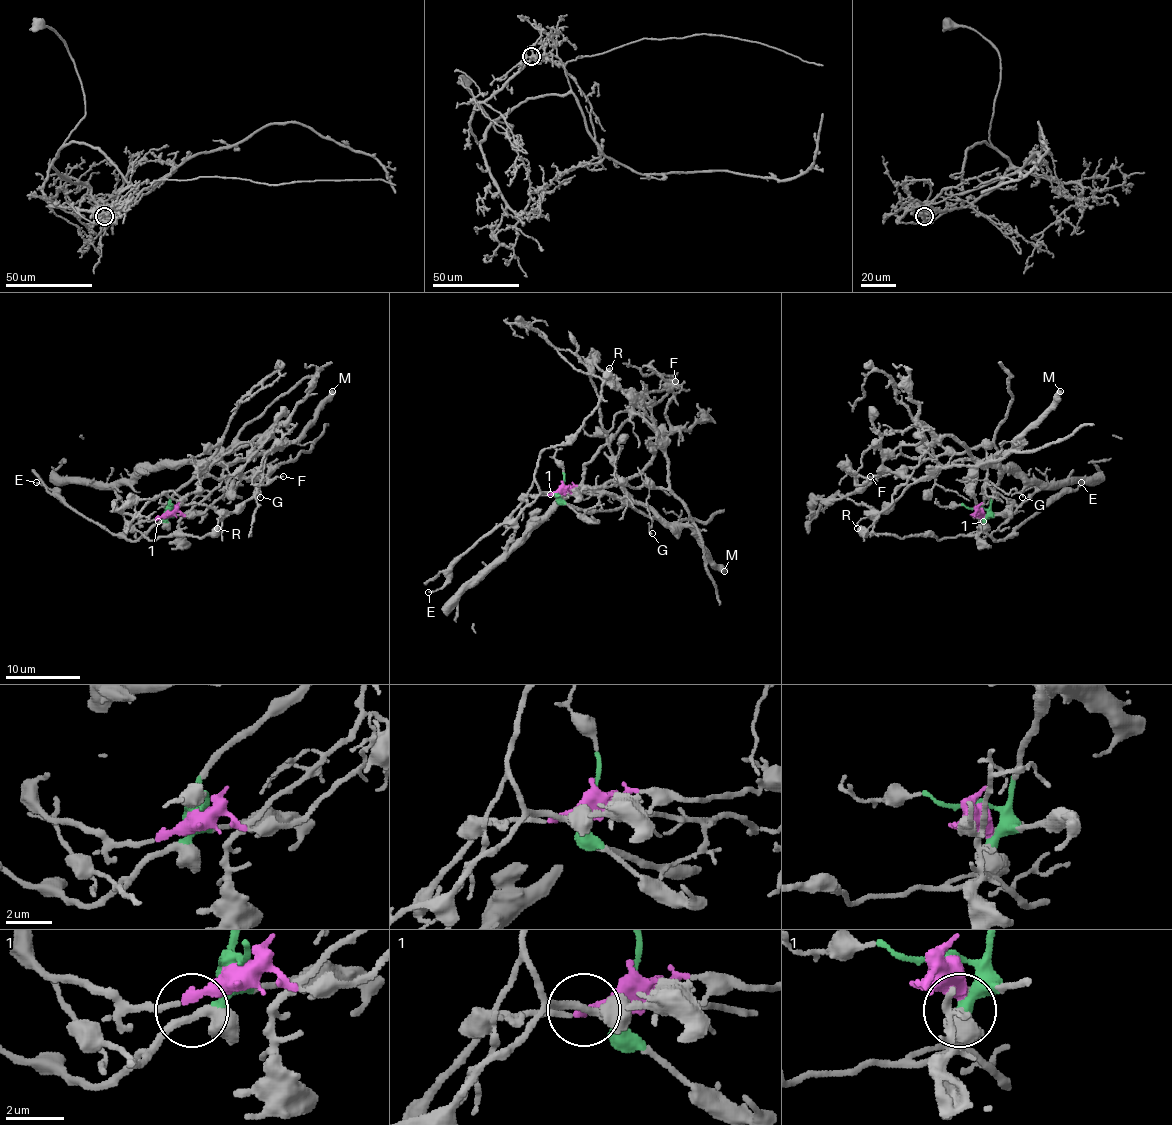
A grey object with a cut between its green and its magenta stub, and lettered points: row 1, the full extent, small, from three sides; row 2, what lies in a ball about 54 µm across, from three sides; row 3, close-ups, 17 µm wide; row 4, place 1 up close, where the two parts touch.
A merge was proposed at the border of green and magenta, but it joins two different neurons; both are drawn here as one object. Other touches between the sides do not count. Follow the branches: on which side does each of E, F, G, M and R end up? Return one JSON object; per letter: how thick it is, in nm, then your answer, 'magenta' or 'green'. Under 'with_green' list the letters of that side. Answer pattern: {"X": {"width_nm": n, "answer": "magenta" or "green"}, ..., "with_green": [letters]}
{"E": {"width_nm": 100, "answer": "green"}, "F": {"width_nm": 90, "answer": "magenta"}, "G": {"width_nm": 110, "answer": "magenta"}, "M": {"width_nm": 480, "answer": "magenta"}, "R": {"width_nm": 600, "answer": "green"}, "with_green": ["E", "R"]}

